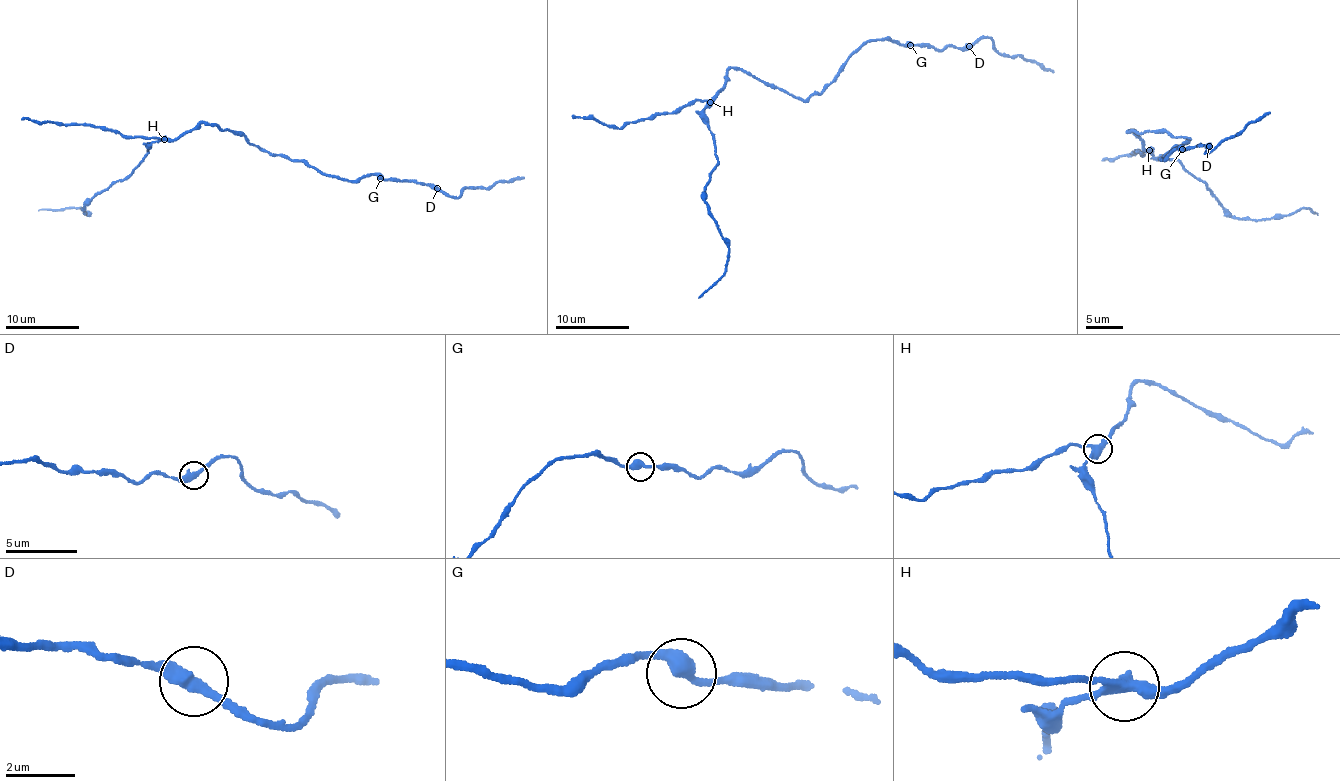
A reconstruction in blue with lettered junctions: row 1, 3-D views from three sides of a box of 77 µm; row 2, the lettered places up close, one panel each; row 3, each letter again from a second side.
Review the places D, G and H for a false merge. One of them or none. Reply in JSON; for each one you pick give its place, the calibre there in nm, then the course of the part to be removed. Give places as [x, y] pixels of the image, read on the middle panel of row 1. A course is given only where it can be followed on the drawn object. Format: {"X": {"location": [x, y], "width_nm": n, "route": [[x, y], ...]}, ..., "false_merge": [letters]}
{"H": {"location": [710, 102], "width_nm": 320, "route": [[710, 102], [704, 111], [706, 126], [718, 164], [703, 200], [728, 247], [726, 272], [698, 297]]}, "false_merge": ["H"]}

